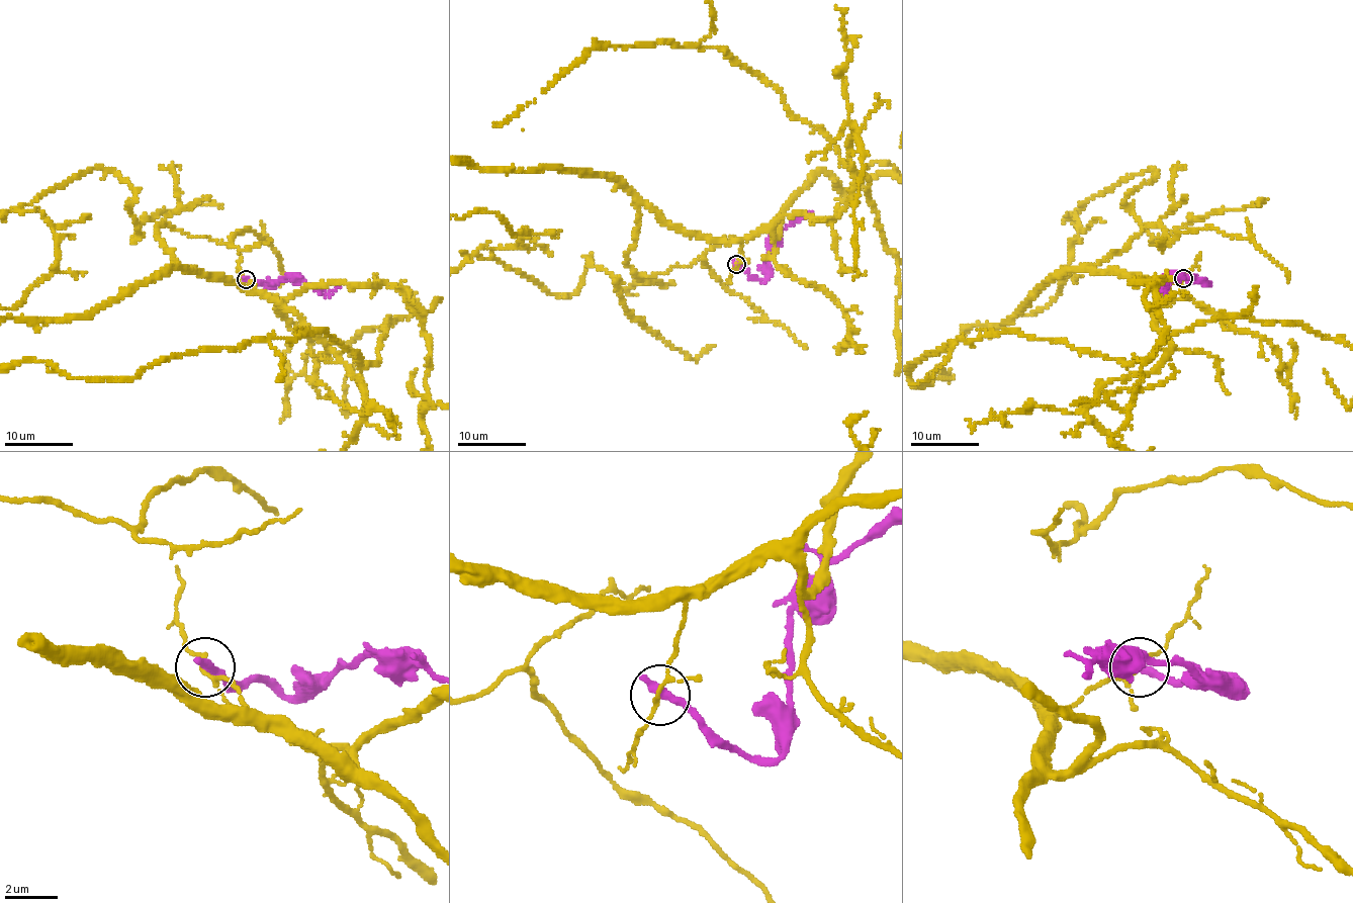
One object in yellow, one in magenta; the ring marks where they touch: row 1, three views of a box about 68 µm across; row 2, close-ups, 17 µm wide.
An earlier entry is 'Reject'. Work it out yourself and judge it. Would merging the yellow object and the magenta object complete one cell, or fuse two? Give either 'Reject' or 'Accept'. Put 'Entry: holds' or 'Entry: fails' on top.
Entry: holds
Reject

